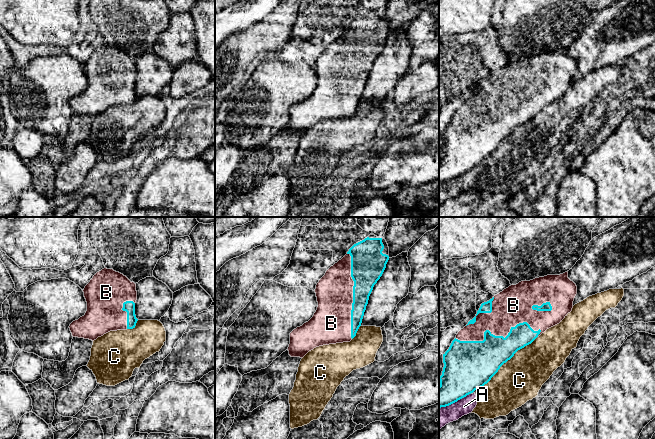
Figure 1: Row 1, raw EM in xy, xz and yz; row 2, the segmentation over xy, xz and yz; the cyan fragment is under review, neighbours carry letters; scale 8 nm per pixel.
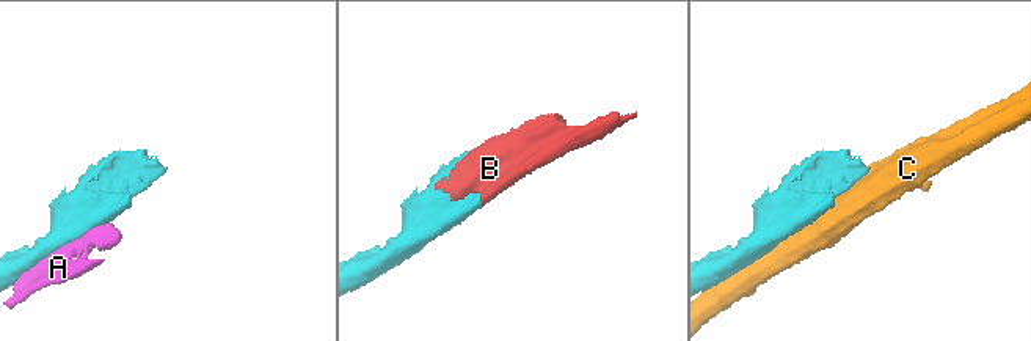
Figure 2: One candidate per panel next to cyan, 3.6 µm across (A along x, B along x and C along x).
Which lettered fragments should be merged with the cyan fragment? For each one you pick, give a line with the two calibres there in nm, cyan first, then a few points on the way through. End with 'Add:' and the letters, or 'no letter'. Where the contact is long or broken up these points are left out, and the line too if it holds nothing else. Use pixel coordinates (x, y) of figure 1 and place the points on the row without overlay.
B: calibres 340 and 280 nm
Add: B

